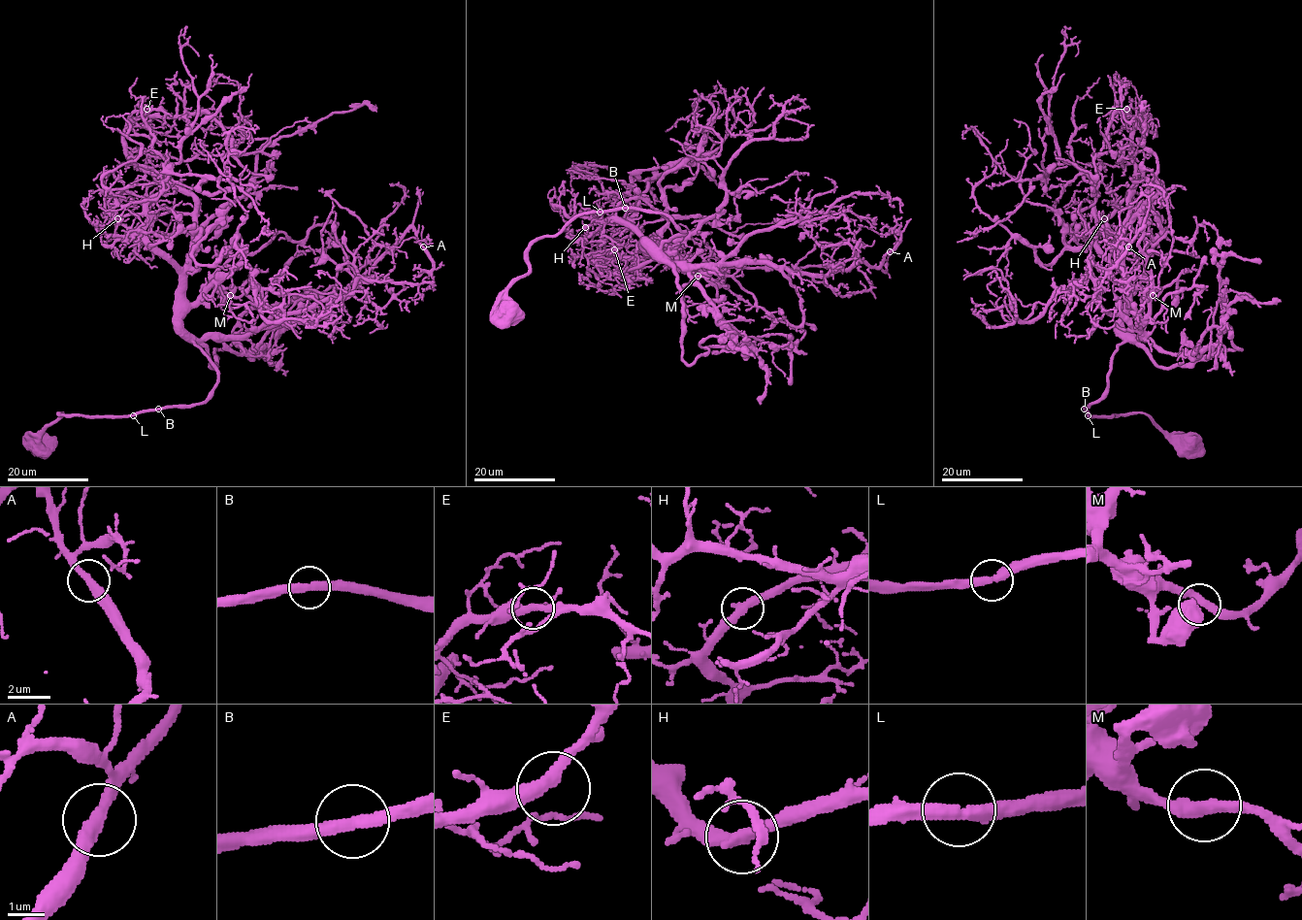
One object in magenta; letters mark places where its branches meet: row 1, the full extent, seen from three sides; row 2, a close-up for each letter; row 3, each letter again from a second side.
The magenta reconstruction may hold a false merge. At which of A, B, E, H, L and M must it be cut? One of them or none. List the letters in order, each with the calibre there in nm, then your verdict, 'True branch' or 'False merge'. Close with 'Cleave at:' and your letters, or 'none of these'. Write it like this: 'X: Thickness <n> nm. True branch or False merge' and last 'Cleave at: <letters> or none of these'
A: Thickness 360 nm. True branch
B: Thickness 360 nm. True branch
E: Thickness 380 nm. True branch
H: Thickness 360 nm. True branch
L: Thickness 360 nm. True branch
M: Thickness 360 nm. True branch
Cleave at: none of these

